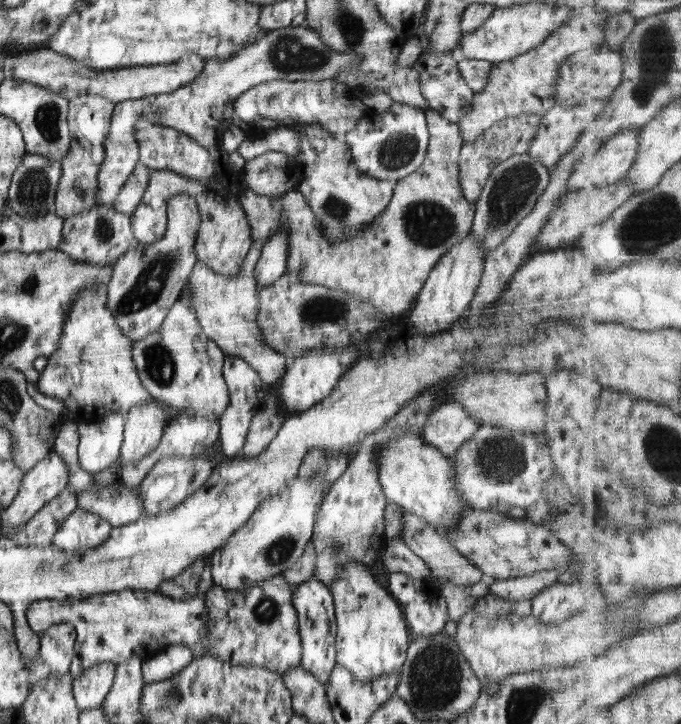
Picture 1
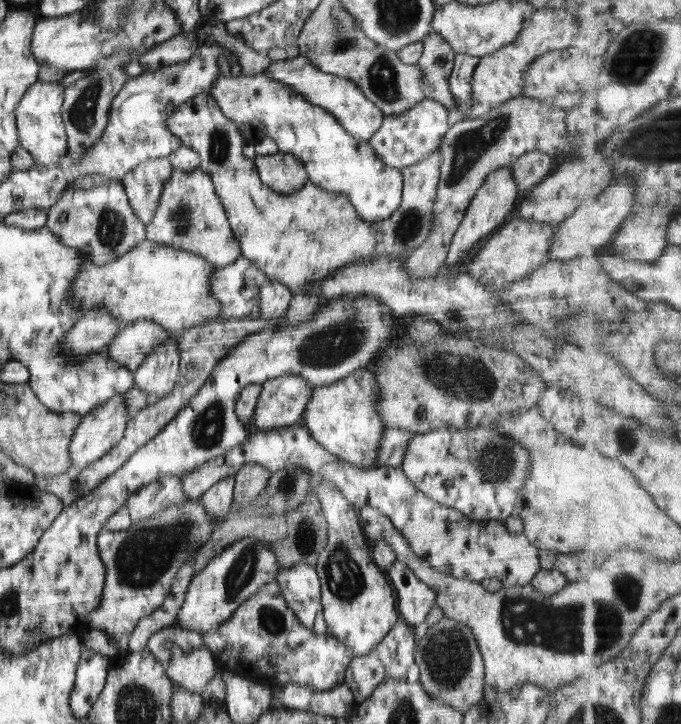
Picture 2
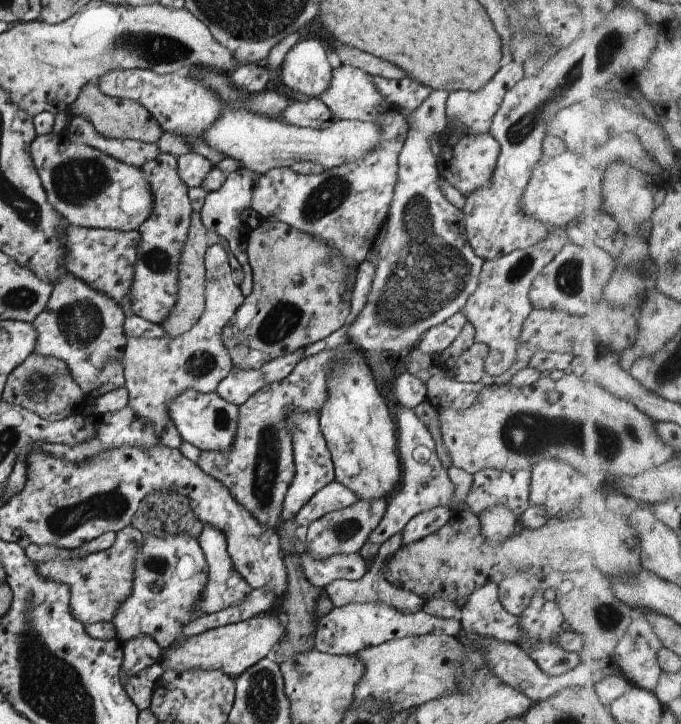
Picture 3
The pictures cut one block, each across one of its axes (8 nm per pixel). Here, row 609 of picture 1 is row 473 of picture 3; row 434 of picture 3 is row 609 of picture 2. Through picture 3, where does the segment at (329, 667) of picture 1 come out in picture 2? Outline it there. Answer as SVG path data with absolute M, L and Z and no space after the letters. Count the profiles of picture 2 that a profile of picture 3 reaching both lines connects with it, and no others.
M298 563L288 568L281 566L276 575L276 582L280 585L281 593L288 608L295 612L297 619L312 632L319 635L327 634L327 624L323 617L321 603L320 579L315 567L306 563Z

